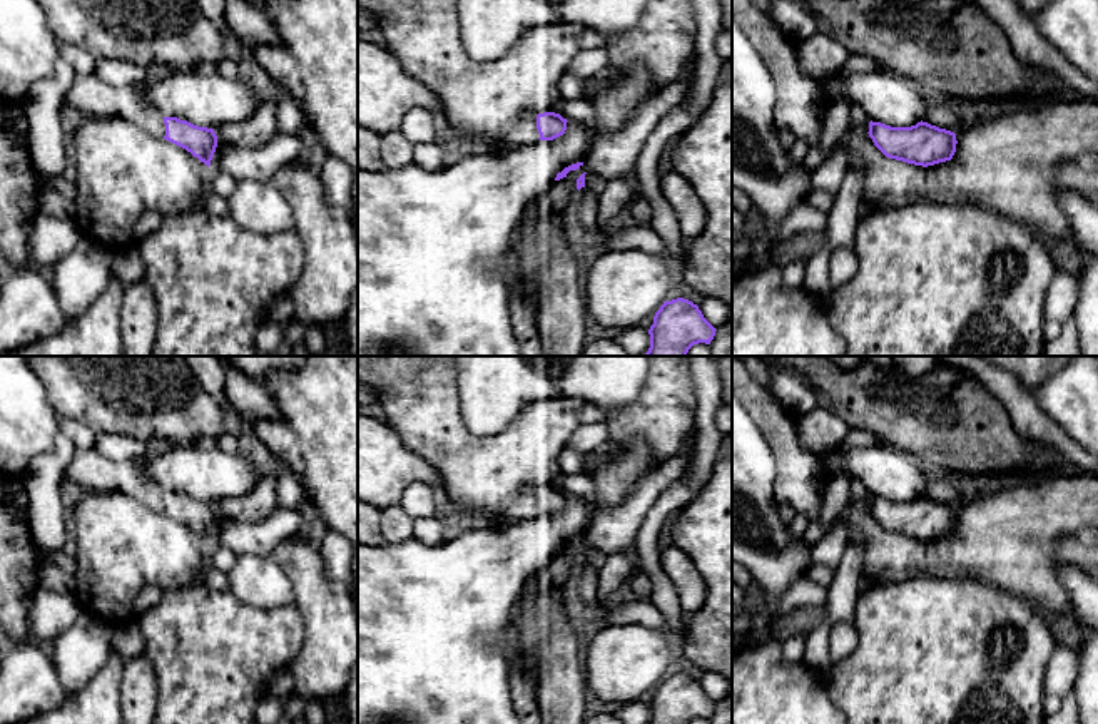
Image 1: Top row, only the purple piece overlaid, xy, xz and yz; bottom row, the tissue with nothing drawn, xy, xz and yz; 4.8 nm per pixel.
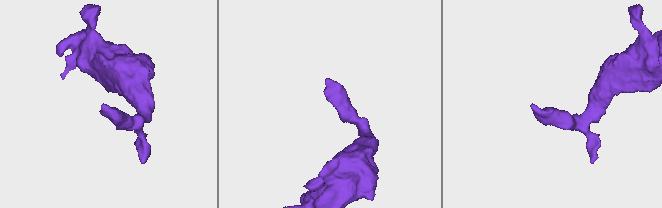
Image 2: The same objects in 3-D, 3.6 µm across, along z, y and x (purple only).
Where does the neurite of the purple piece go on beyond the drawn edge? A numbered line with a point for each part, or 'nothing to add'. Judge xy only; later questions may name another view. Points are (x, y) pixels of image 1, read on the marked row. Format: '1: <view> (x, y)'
1: xy (91, 94)

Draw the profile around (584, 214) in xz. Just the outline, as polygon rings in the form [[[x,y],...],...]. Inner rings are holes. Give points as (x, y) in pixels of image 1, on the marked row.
[[[582,187],[570,211],[570,217],[577,237],[587,242],[595,241],[598,236],[598,196],[592,189]]]

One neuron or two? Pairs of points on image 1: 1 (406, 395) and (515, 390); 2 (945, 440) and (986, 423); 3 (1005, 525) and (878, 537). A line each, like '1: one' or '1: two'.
1: two
2: one
3: one

